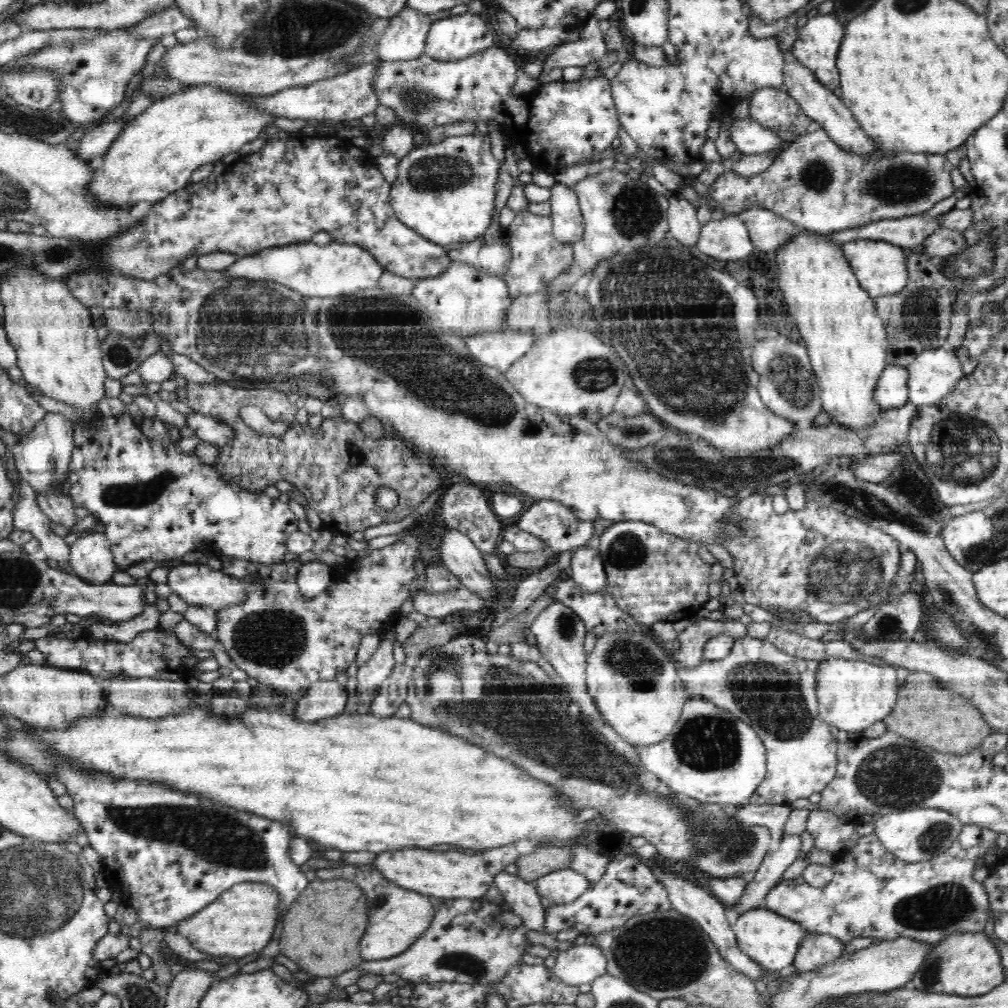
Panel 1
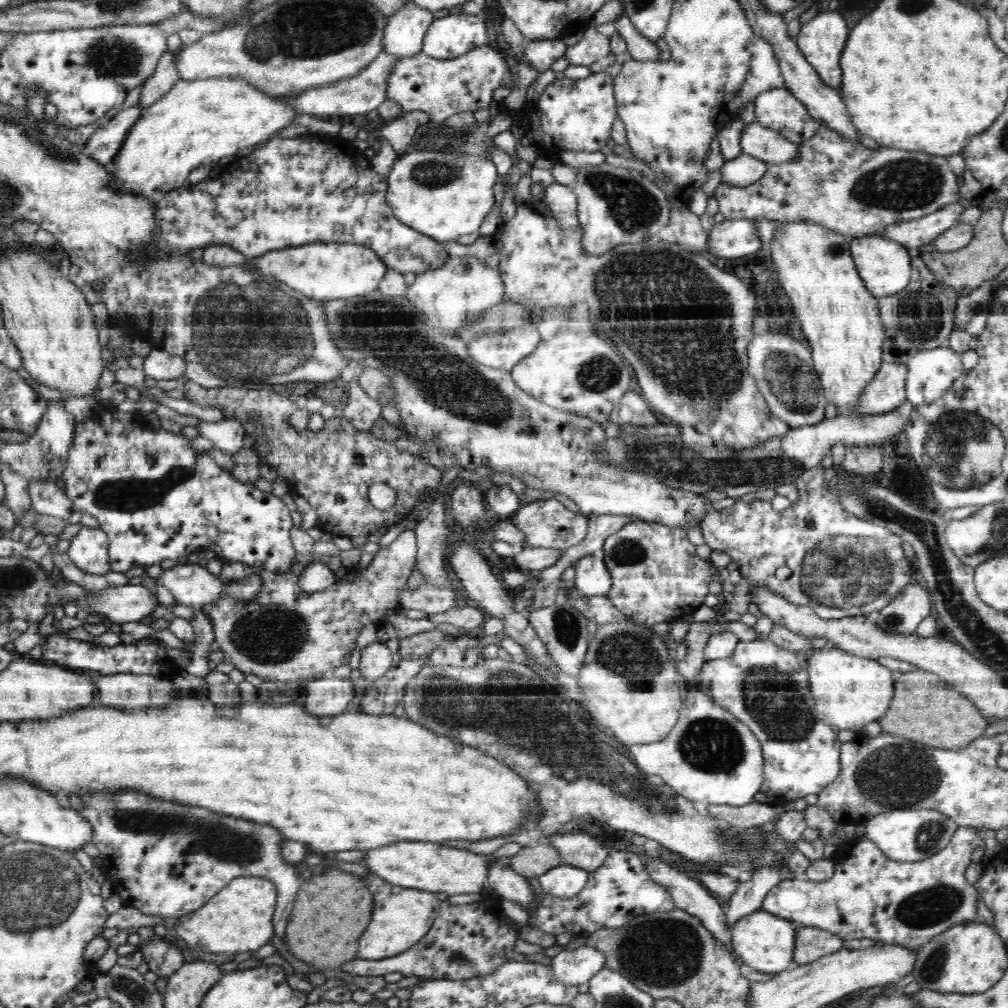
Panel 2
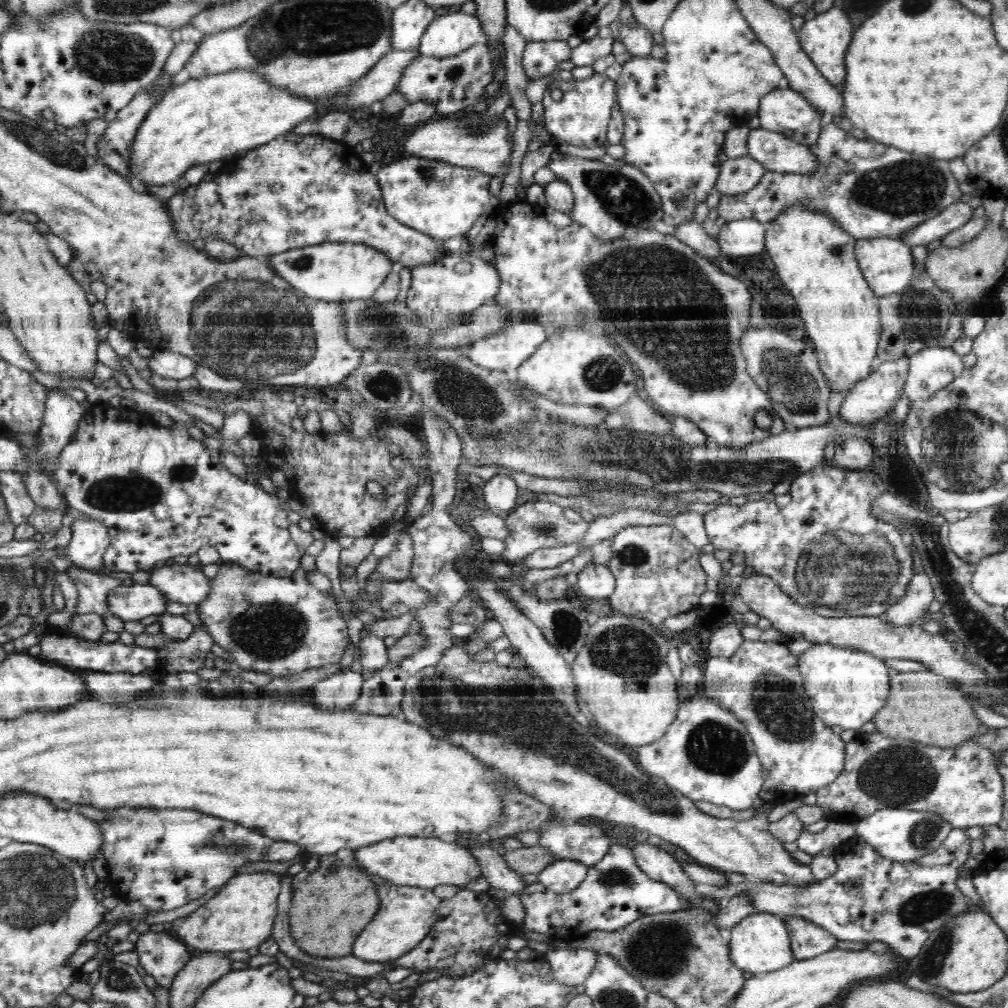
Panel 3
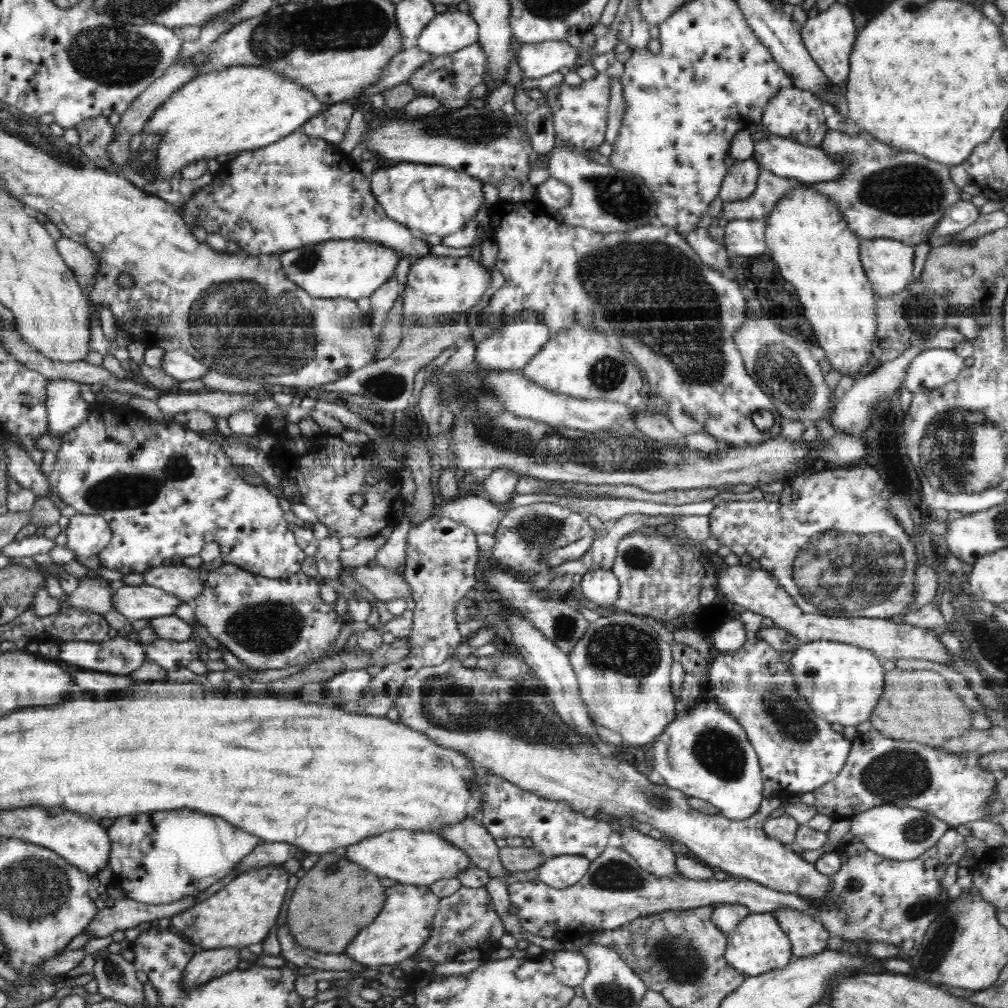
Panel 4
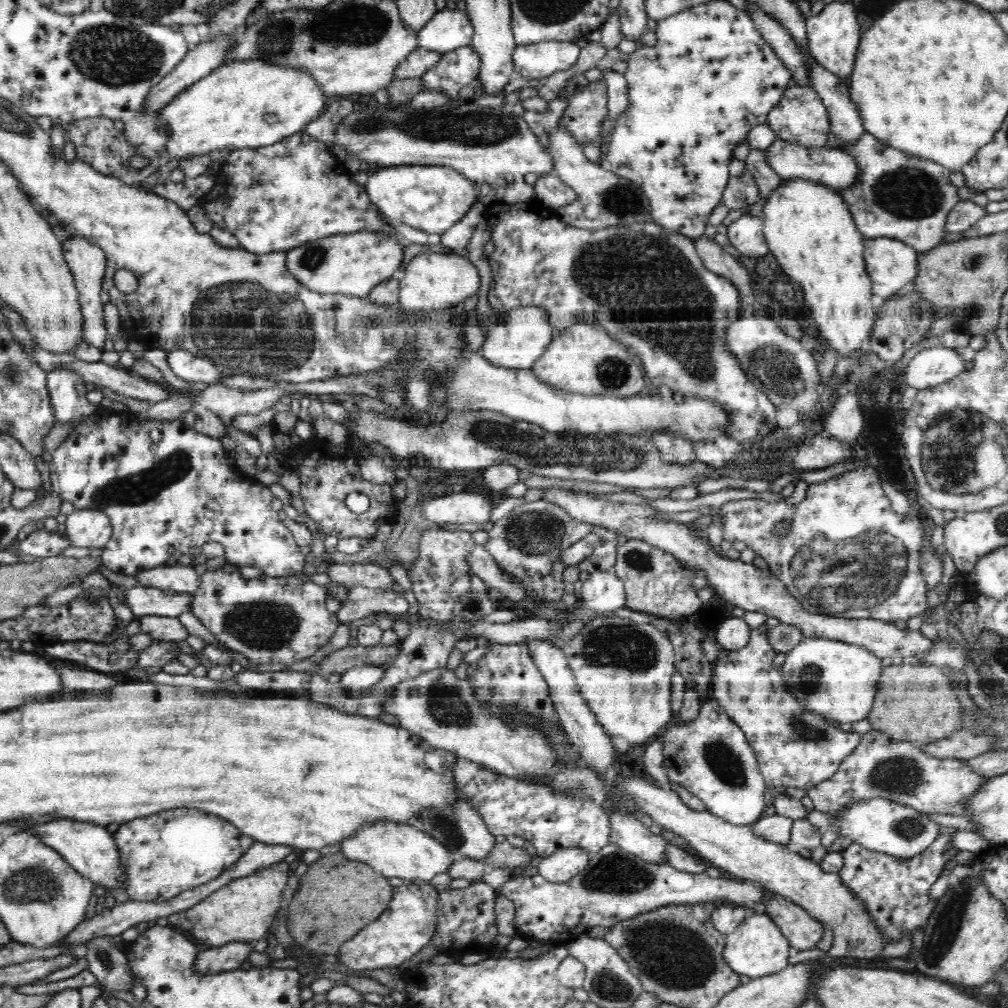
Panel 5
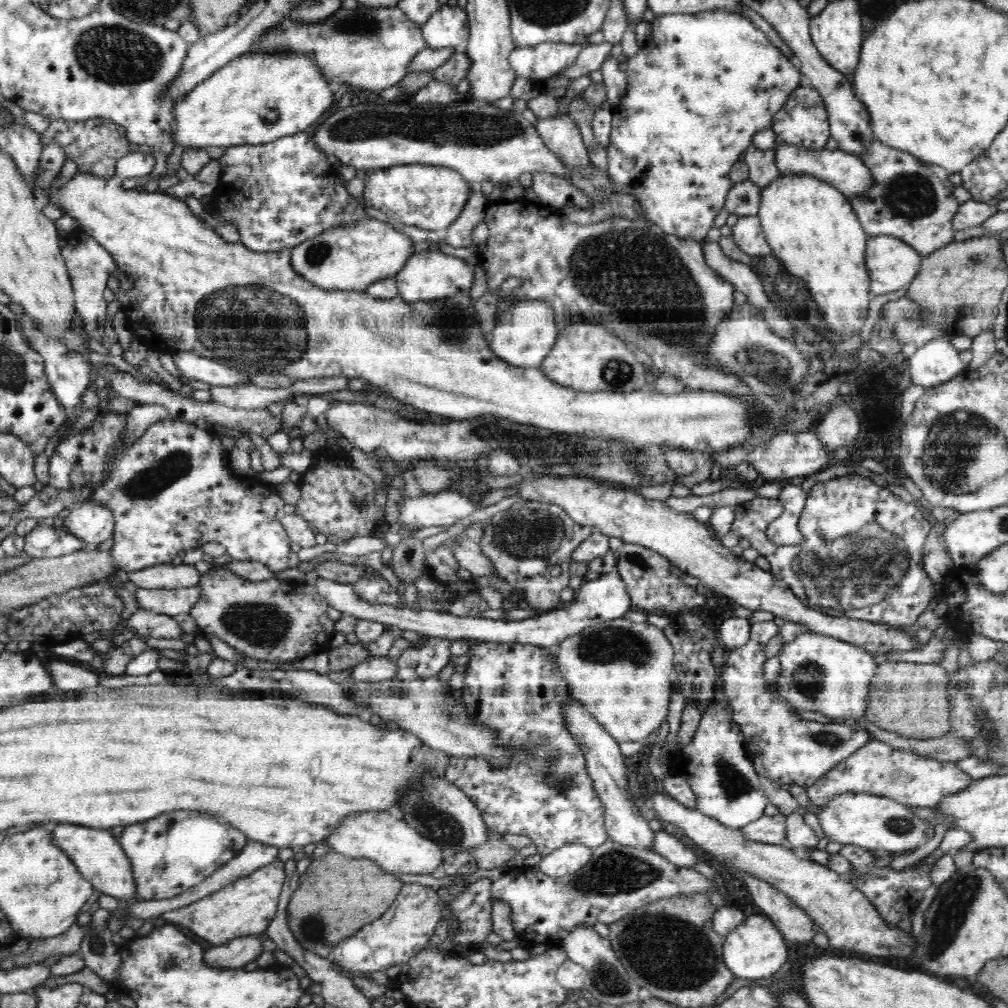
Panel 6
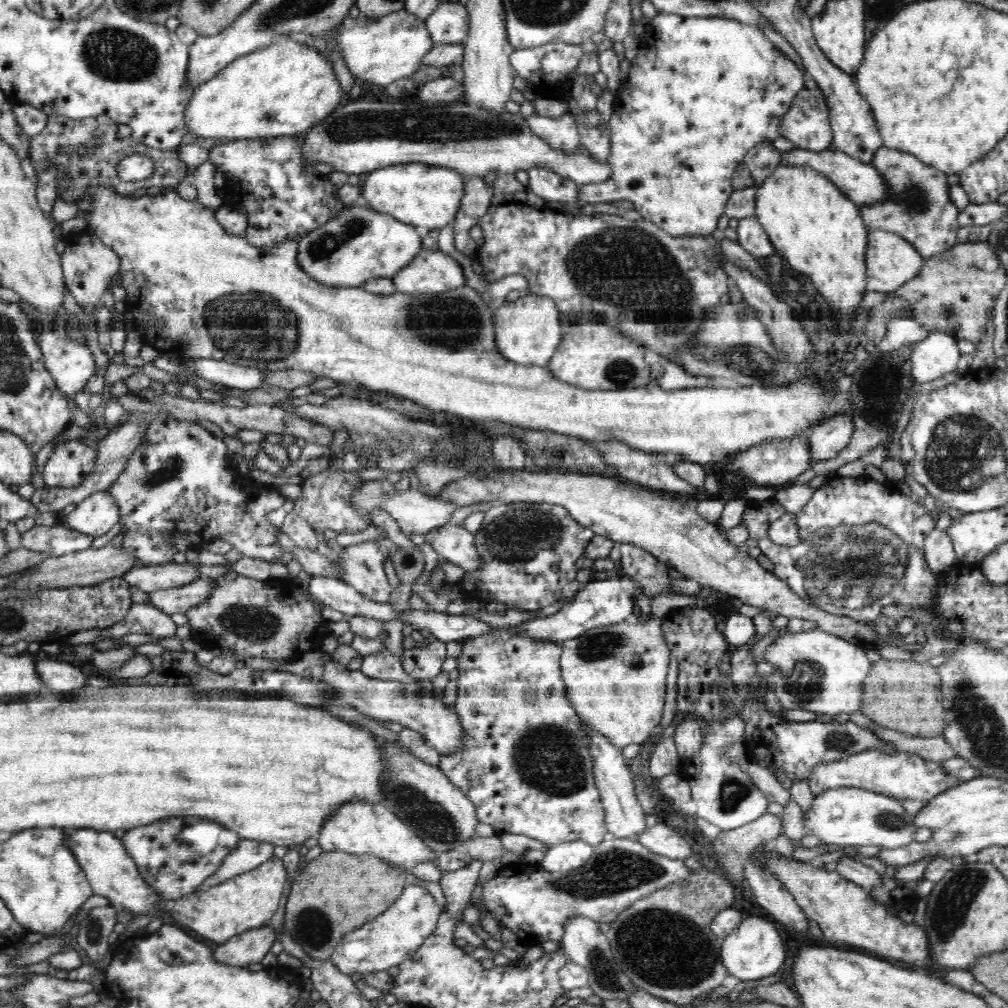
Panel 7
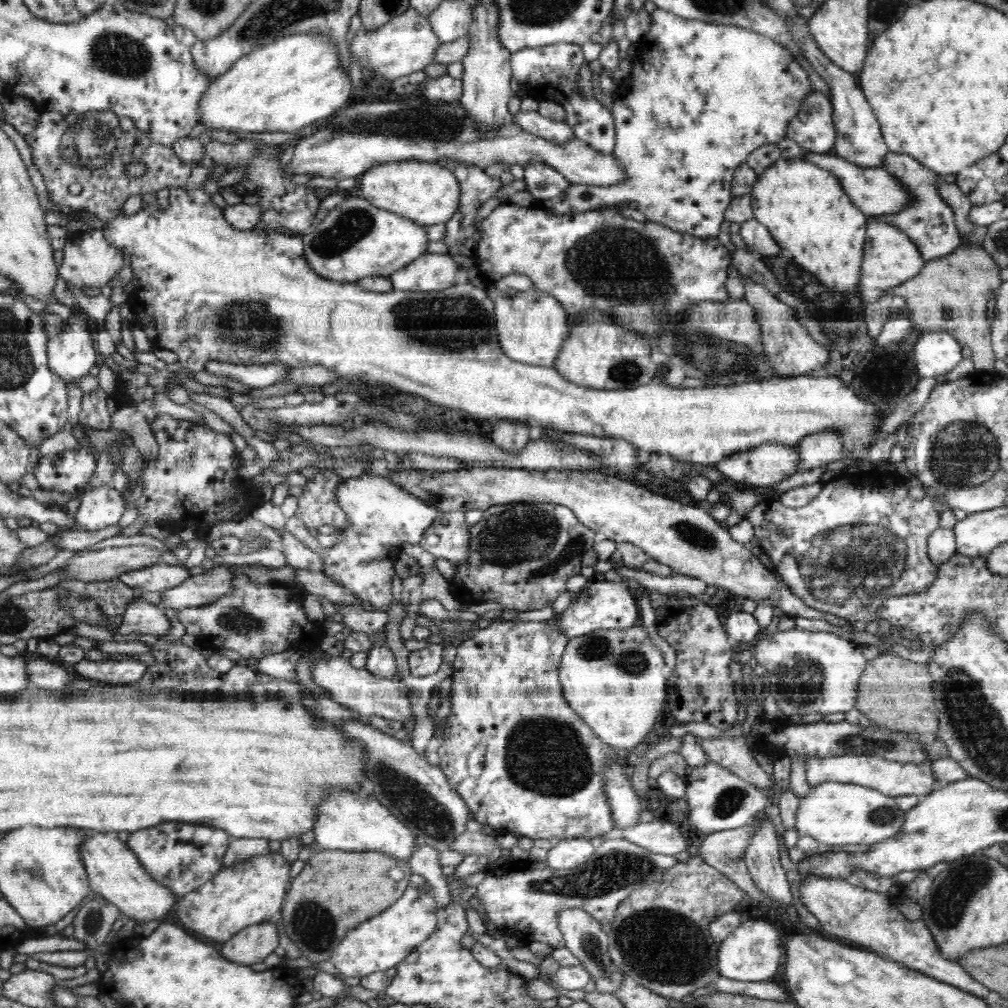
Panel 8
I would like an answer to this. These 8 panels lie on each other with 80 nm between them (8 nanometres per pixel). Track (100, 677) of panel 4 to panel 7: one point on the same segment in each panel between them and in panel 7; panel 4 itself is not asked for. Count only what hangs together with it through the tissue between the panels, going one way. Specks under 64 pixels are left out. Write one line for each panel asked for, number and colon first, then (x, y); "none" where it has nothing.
5: (80, 679)
6: (67, 675)
7: (58, 674)

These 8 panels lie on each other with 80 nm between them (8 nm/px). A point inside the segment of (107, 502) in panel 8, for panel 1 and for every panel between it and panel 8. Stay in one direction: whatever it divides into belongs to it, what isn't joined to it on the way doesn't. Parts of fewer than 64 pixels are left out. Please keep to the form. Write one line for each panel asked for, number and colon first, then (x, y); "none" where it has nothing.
1: (91, 559)
2: (88, 549)
3: (90, 538)
4: (87, 534)
5: (89, 528)
6: (91, 522)
7: (94, 516)

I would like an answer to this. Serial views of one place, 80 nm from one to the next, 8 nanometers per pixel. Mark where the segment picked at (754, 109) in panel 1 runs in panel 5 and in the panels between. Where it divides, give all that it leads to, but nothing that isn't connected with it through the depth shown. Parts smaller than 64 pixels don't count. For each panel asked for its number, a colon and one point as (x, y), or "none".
2: (778, 109)
3: (787, 112)
4: (793, 113)
5: (801, 117)

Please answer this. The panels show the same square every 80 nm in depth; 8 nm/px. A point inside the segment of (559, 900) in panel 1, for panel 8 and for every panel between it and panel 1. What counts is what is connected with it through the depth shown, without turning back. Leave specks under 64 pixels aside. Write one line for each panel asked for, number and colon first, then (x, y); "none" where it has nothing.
2: (565, 881)
3: (561, 876)
4: (560, 871)
5: (566, 863)
6: (567, 859)
7: (567, 856)
8: (567, 854)

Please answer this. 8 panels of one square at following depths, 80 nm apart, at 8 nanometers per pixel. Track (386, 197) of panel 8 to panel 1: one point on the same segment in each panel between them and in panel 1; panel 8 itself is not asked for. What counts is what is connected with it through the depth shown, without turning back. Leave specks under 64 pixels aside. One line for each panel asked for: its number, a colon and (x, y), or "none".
1: (445, 192)
2: (442, 195)
3: (440, 200)
4: (428, 199)
5: (432, 198)
6: (429, 197)
7: (429, 197)

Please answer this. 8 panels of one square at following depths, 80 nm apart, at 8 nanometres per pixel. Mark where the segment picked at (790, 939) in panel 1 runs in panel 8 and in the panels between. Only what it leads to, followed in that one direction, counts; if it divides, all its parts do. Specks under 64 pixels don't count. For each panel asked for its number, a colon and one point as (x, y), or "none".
2: (762, 941)
3: (759, 943)
4: (758, 944)
5: (757, 947)
6: (755, 949)
7: (754, 949)
8: (752, 952)

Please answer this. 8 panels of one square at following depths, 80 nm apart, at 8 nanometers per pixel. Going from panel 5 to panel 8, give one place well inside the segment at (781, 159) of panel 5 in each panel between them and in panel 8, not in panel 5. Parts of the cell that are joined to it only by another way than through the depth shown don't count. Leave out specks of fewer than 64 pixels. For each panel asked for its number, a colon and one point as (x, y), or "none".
6: (845, 171)
7: (861, 182)
8: (874, 191)

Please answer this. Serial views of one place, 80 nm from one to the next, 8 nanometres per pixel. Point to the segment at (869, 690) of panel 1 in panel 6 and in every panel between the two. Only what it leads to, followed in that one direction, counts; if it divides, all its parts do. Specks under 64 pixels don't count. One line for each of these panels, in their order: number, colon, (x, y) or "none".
2: (849, 691)
3: (847, 687)
4: (842, 683)
5: (834, 679)
6: (823, 674)

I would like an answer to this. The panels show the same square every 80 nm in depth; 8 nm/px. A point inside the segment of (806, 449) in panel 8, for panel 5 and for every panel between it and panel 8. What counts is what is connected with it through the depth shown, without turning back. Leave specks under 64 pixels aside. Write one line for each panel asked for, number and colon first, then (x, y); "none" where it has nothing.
5: (845, 421)
6: (840, 427)
7: (826, 441)

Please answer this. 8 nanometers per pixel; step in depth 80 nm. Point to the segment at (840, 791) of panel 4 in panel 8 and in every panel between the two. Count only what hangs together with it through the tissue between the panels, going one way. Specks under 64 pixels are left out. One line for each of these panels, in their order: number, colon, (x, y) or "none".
5: (900, 771)
6: (914, 781)
7: (905, 776)
8: (893, 778)

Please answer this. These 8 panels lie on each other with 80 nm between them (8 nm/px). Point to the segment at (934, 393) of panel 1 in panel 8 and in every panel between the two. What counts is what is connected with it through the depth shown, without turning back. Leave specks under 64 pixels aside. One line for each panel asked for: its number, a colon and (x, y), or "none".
2: (930, 373)
3: (931, 369)
4: (930, 369)
5: (931, 367)
6: (936, 362)
7: (938, 354)
8: (936, 353)

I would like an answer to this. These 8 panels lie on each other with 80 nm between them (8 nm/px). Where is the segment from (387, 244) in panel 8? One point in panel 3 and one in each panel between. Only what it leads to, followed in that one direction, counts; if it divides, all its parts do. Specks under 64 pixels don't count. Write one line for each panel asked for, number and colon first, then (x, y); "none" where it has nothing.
3: (333, 271)
4: (352, 268)
5: (354, 264)
6: (344, 258)
7: (360, 244)

